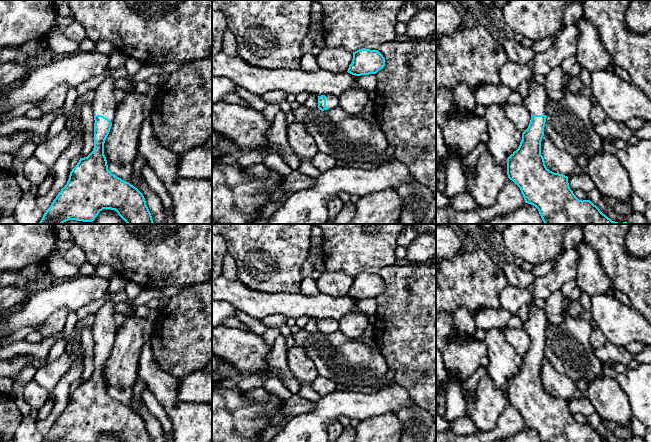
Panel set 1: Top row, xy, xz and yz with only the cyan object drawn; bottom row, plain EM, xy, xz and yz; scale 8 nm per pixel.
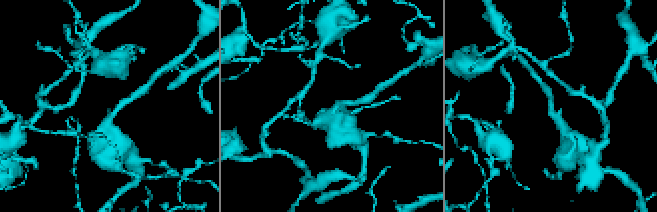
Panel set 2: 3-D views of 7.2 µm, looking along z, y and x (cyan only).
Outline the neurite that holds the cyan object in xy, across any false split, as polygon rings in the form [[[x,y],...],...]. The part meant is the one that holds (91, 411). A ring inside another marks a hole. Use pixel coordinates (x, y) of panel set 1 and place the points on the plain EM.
[[[107,291],[103,298],[106,301],[97,311],[95,322],[92,325],[95,344],[93,375],[87,381],[80,382],[77,389],[70,396],[66,409],[58,417],[42,442],[96,442],[103,433],[115,434],[121,442],[152,442],[143,418],[129,406],[122,404],[108,394],[107,384],[104,379],[104,367],[114,345],[117,327],[114,319],[115,303],[111,299],[111,293]]]

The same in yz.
[[[534,301],[528,303],[529,317],[523,327],[531,344],[522,357],[522,364],[516,375],[507,382],[507,399],[521,414],[525,427],[535,430],[541,442],[608,442],[590,424],[579,424],[569,411],[568,401],[550,395],[541,379],[541,365],[547,338],[548,317],[545,309],[538,308]]]

